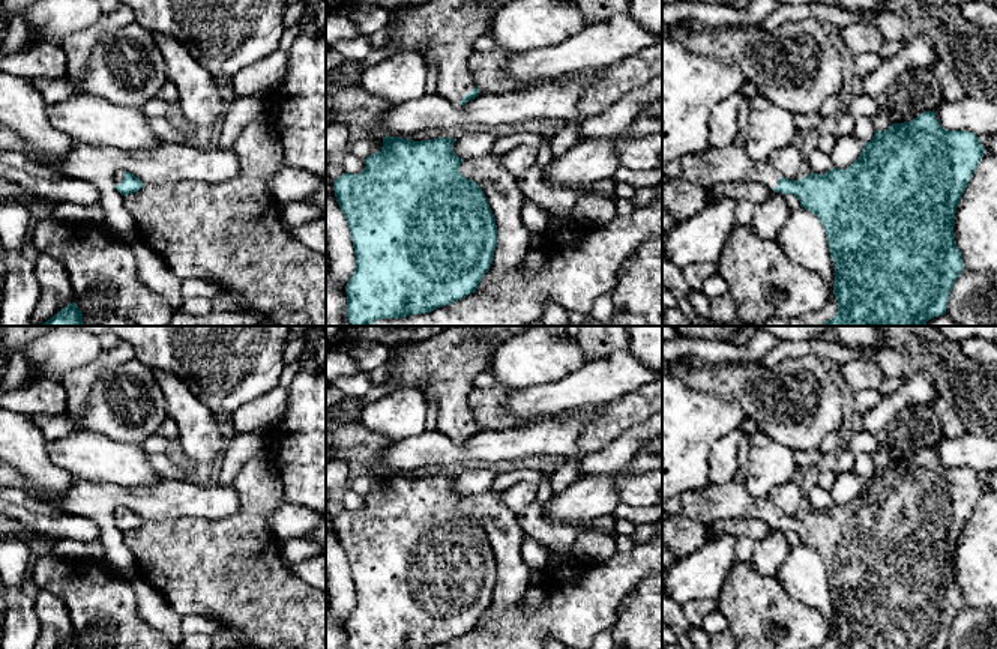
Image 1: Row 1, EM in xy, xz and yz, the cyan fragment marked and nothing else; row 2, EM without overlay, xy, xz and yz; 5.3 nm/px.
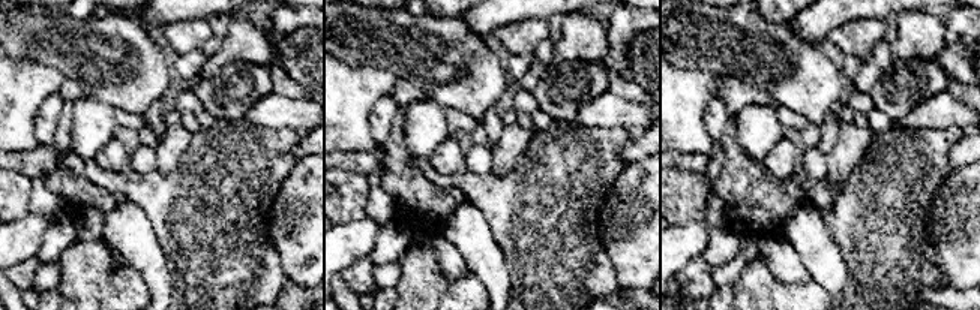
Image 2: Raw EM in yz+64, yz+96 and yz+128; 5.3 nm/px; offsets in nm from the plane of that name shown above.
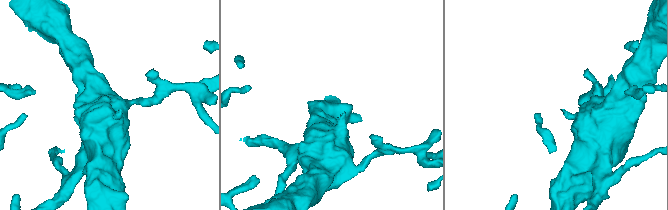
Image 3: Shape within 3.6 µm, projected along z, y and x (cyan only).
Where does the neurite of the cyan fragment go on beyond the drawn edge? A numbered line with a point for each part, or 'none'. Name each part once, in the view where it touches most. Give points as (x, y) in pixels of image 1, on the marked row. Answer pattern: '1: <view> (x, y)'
1: xz (448, 29)

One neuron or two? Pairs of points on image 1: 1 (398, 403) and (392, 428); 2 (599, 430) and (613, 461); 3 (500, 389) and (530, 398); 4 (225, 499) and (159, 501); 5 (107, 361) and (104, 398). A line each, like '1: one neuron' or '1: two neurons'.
1: one neuron
2: two neurons
3: two neurons
4: one neuron
5: two neurons

